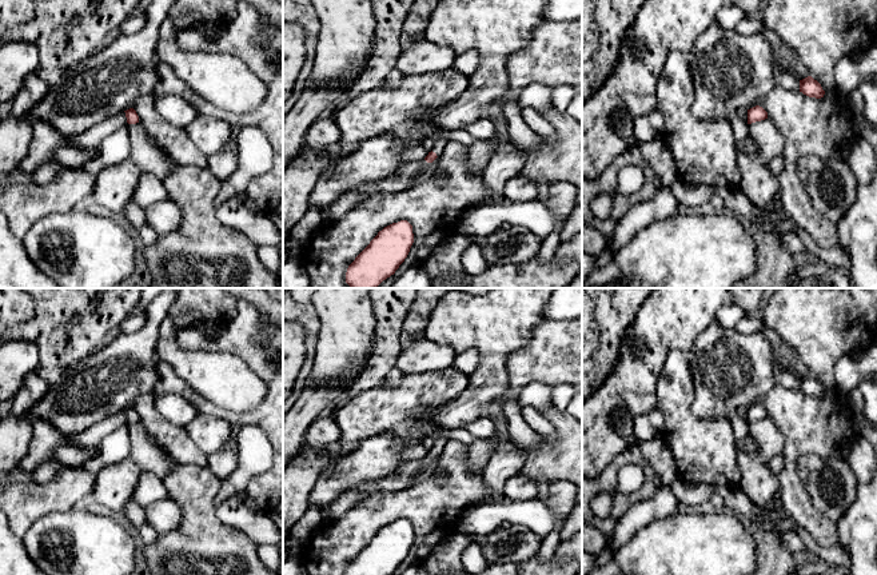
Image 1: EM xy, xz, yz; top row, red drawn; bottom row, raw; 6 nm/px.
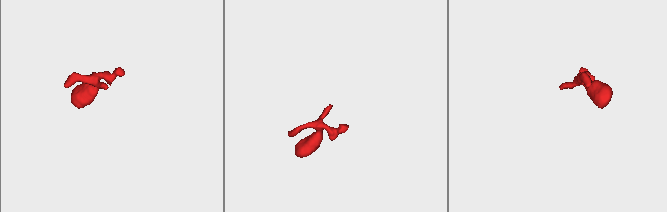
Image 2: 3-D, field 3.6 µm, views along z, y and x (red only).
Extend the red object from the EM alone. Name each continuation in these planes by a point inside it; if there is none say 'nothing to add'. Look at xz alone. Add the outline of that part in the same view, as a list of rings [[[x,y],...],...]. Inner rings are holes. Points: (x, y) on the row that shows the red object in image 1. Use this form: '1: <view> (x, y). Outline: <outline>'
1: xz (441, 143). Outline: [[[441,137],[441,139],[435,143],[435,145],[434,145],[434,148],[432,148],[432,152],[435,152],[436,156],[439,156],[439,155],[442,153],[446,143],[447,143],[446,139],[445,139],[445,137]]]

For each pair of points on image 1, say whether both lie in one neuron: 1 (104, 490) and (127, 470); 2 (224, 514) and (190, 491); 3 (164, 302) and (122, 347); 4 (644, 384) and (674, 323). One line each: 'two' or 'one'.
1: one
2: two
3: one
4: one

